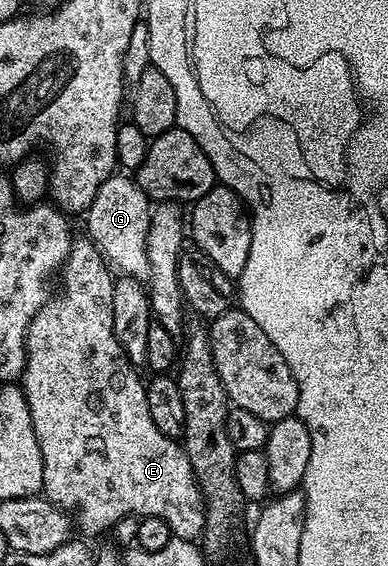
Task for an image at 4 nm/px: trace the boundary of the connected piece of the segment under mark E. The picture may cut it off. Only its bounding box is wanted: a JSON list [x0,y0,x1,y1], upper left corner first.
[21,241,205,541]

